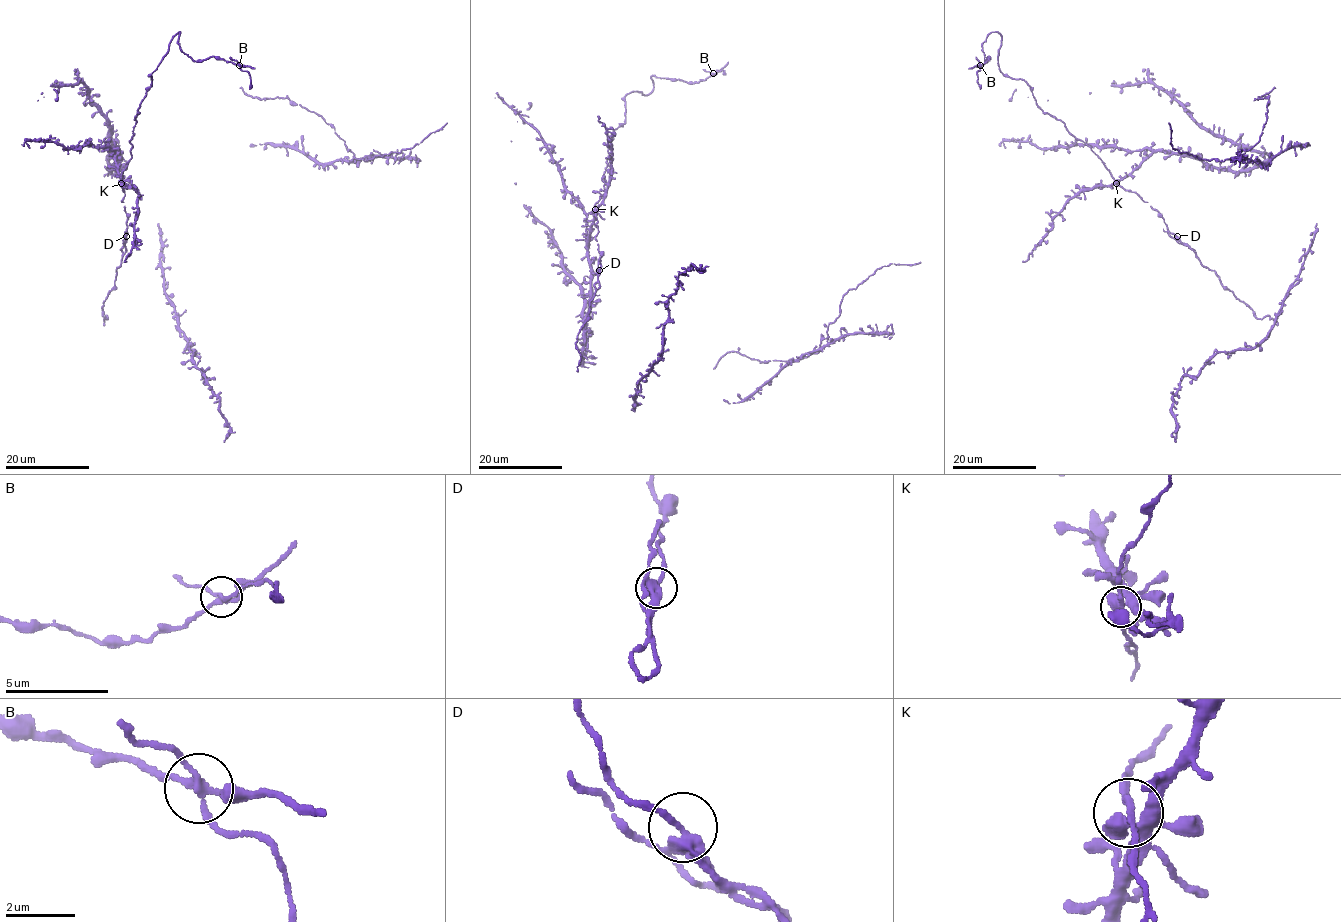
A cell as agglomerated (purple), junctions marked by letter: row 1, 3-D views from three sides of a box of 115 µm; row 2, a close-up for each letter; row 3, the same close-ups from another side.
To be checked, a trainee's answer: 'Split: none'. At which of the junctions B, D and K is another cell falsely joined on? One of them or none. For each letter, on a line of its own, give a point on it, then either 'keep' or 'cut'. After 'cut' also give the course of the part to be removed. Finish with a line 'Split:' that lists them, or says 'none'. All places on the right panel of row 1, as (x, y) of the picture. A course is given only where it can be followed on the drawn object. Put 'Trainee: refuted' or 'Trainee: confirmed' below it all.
B: at (980, 65); cut; foreign part runs (980, 65), (976, 74), (981, 89)
D: at (1177, 236); keep
K: at (1116, 183); keep
Split: B
Trainee: refuted

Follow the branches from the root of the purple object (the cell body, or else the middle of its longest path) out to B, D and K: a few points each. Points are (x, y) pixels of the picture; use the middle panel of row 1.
B: (576, 344), (599, 286), (595, 204), (625, 96), (647, 95), (653, 75), (697, 83), (713, 73)
D: (576, 344), (577, 333), (589, 313), (589, 303), (599, 286), (599, 270)
K: (576, 344), (577, 333), (589, 313), (589, 303), (599, 286), (600, 253), (595, 238), (598, 231), (595, 209)

